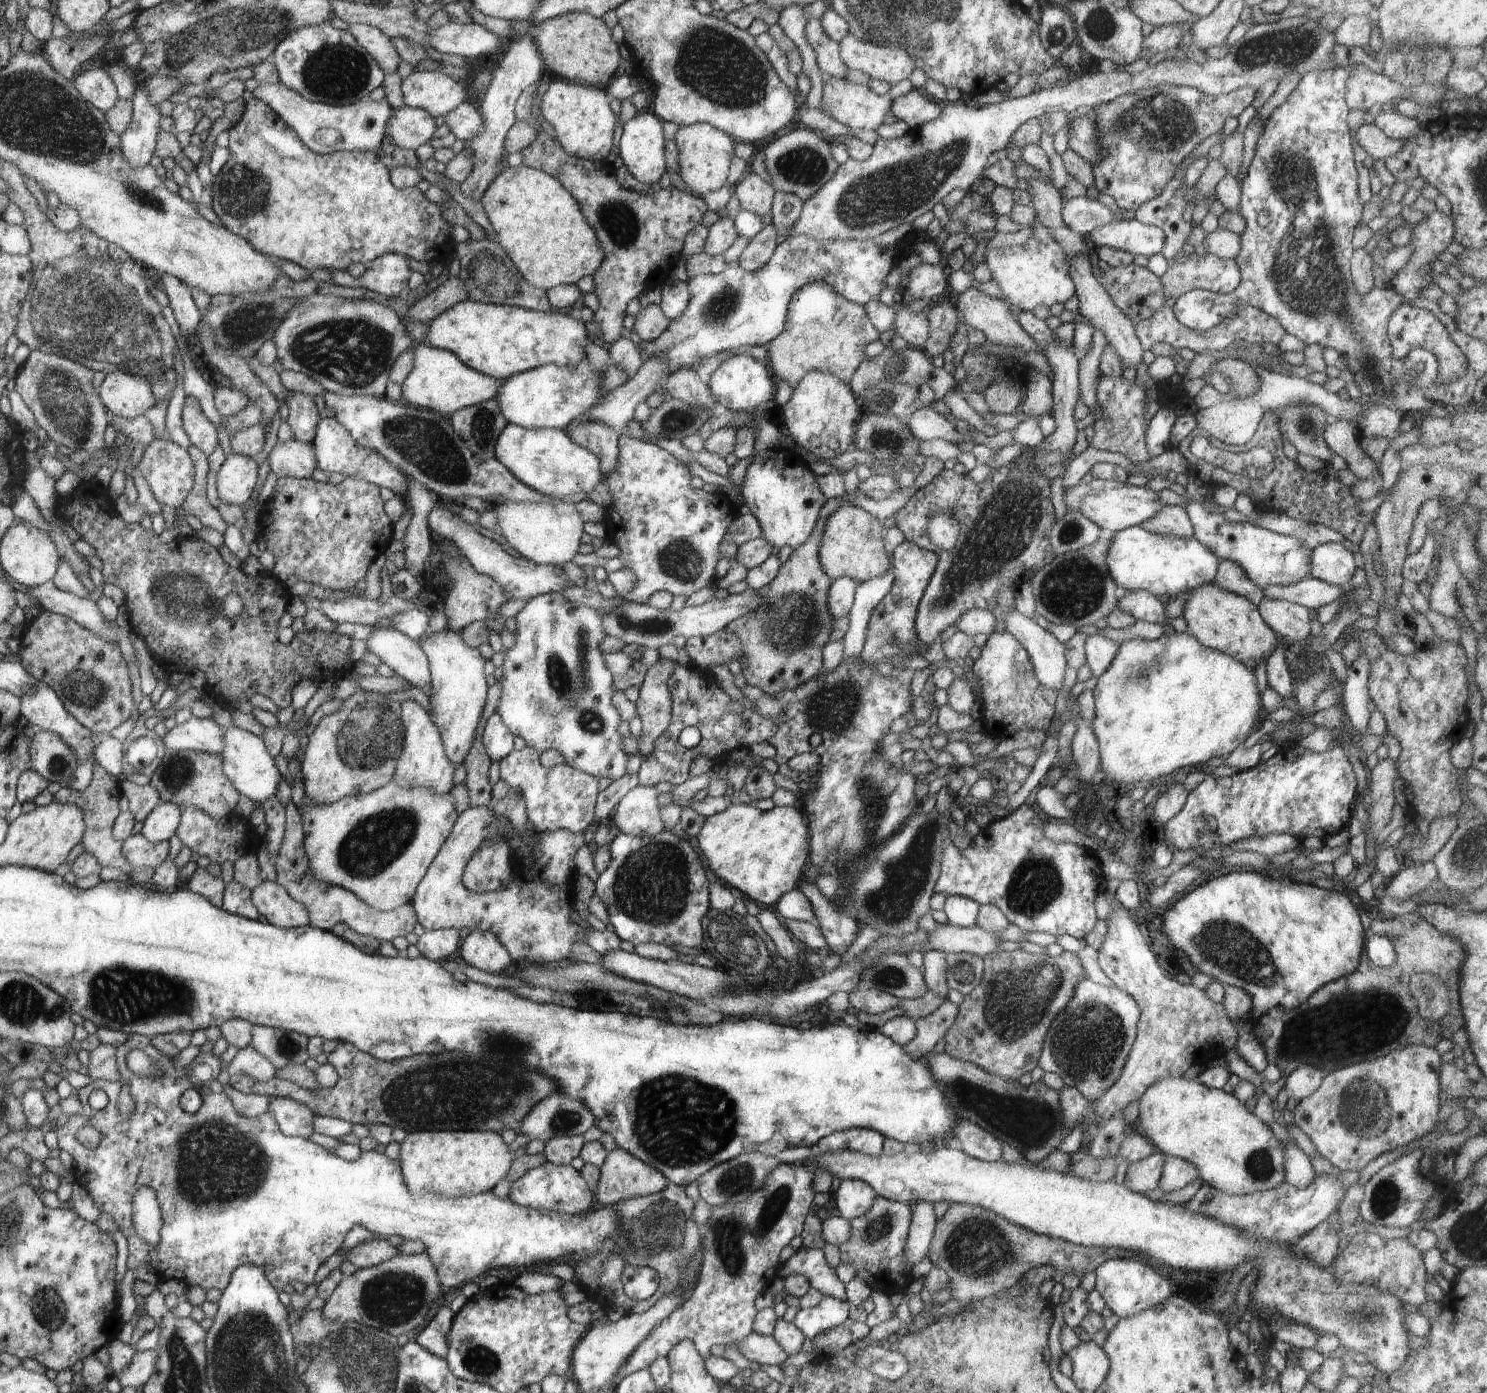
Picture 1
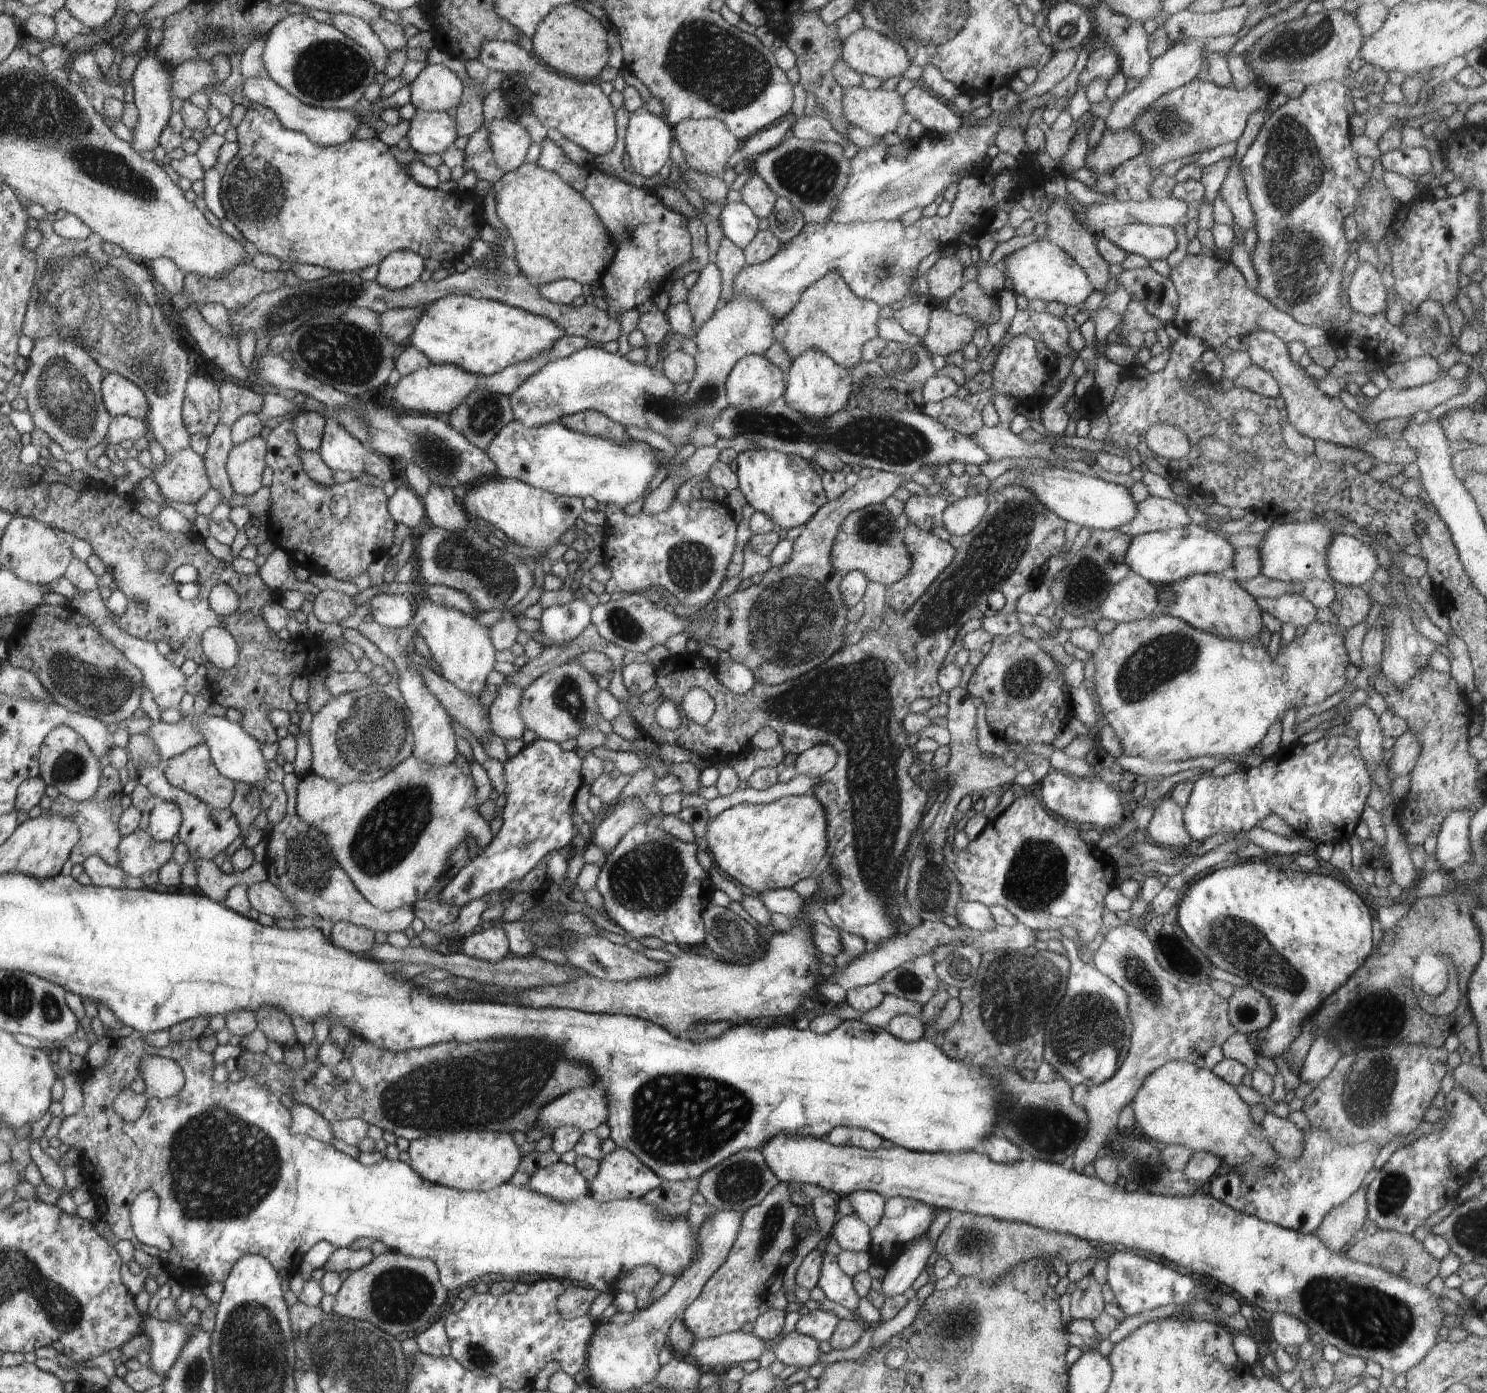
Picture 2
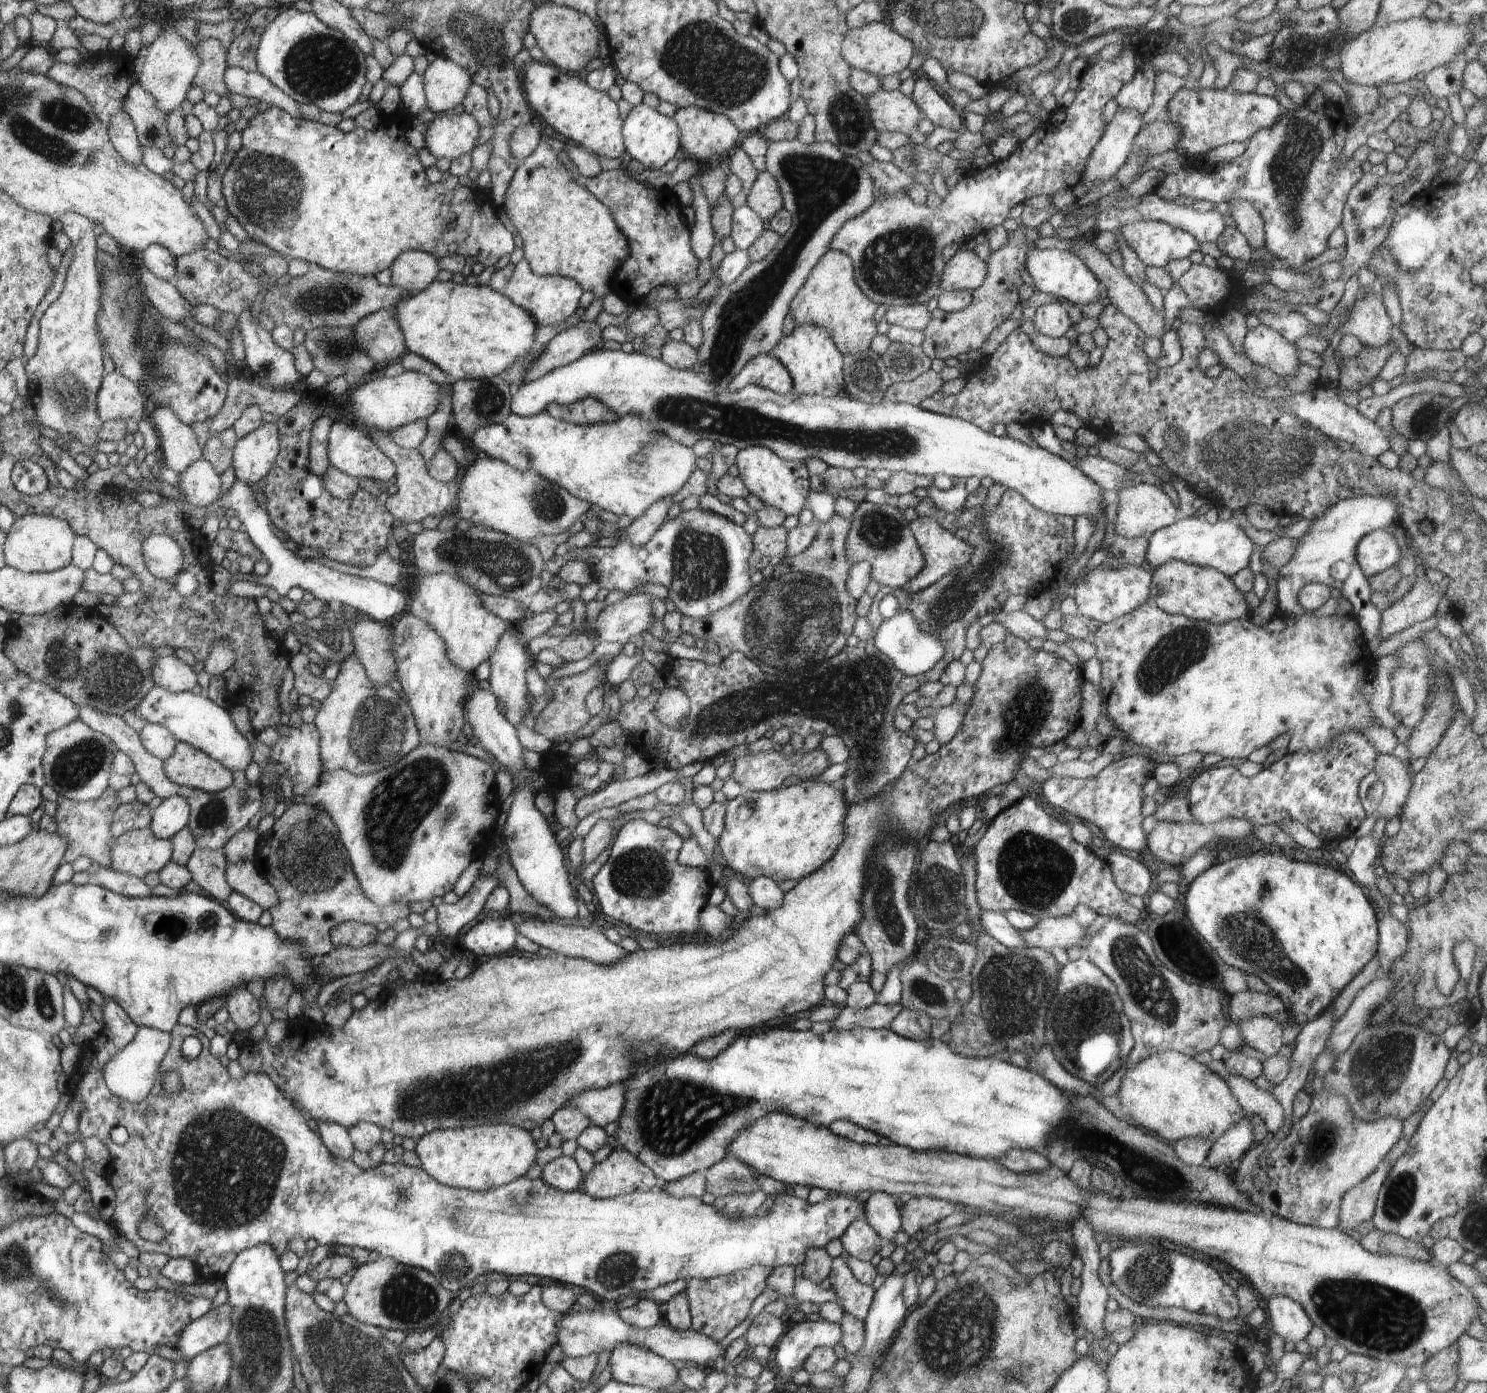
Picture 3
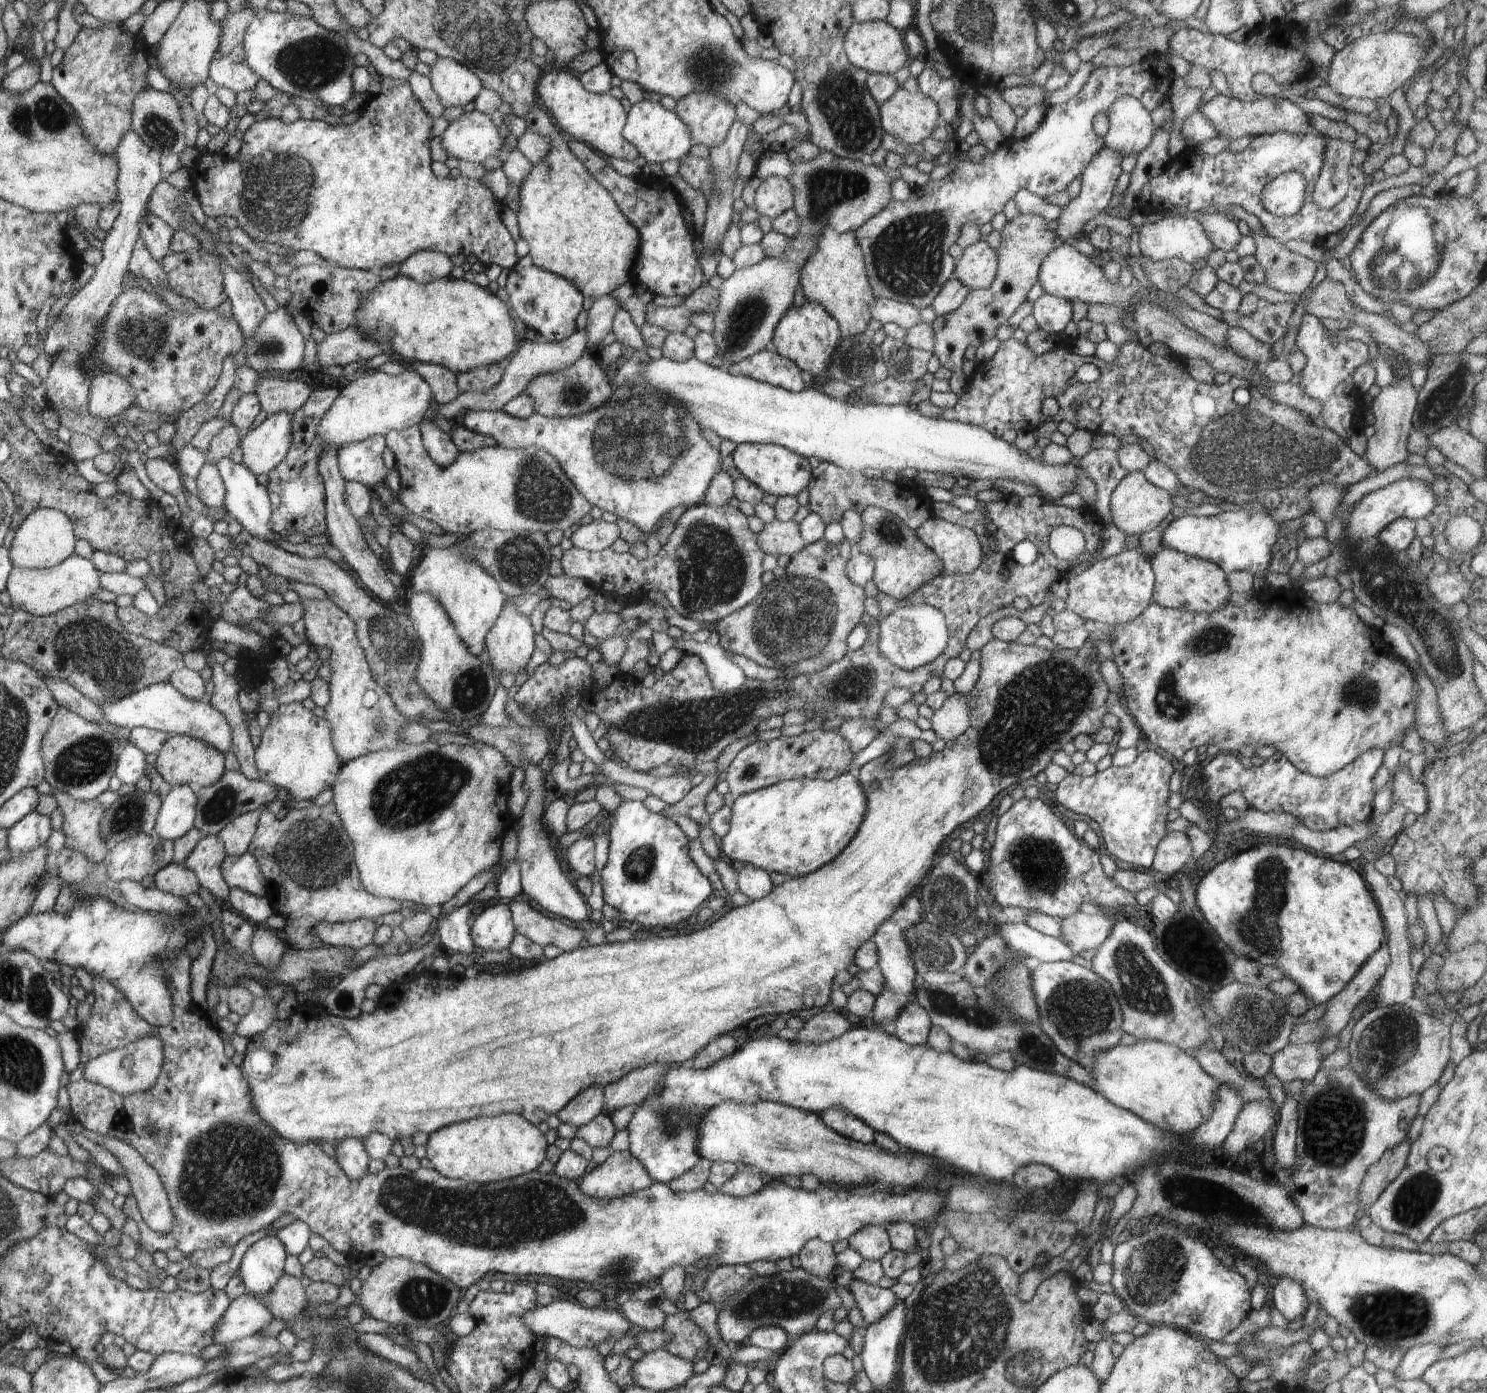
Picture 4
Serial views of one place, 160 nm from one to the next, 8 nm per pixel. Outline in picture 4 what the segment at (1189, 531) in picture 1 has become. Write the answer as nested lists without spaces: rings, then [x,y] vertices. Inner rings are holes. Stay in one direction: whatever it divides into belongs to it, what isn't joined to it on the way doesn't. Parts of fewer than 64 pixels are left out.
[[[1140,471],[1128,473],[1111,494],[1110,508],[1113,523],[1126,535],[1140,536],[1161,526],[1162,520],[1175,505],[1168,491],[1154,486]]]

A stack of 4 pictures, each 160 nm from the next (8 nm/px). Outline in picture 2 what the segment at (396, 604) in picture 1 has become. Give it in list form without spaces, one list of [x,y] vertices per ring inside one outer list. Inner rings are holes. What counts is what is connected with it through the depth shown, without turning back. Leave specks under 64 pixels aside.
[[[323,590],[312,602],[312,615],[322,623],[339,623],[356,612],[357,603],[357,597],[342,591]]]

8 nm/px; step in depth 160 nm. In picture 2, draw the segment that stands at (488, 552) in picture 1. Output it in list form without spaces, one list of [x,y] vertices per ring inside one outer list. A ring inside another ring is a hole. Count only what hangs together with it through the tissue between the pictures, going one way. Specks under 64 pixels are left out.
[[[432,485],[430,492],[425,496],[425,512],[434,526],[447,531],[466,531],[468,527],[467,512],[464,512],[458,502],[454,500],[454,494],[450,487]]]

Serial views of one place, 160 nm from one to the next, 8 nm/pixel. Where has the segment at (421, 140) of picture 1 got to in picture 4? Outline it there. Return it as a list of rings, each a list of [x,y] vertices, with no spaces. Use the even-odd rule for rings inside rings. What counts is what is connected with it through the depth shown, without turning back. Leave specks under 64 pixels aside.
[[[474,110],[449,122],[441,136],[441,145],[448,156],[460,161],[483,163],[486,158],[498,157],[500,153],[504,139],[498,130],[489,115]]]

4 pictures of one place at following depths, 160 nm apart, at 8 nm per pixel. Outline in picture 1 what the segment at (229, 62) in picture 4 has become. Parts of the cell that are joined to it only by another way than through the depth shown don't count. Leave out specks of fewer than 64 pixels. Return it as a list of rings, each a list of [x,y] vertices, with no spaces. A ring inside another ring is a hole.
[[[279,81],[273,84],[258,83],[252,94],[276,111],[284,122],[293,128],[294,133],[300,136],[302,142],[317,154],[358,150],[379,154],[384,142],[386,124],[393,113],[392,104],[386,98],[380,101],[364,98],[352,105],[328,105],[308,101]]]

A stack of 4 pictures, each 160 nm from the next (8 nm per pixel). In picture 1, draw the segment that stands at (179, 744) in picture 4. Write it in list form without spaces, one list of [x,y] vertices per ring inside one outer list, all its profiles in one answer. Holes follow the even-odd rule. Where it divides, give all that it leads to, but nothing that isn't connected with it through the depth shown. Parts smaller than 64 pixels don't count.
[[[191,750],[166,753],[161,768],[150,778],[163,803],[172,802],[180,808],[194,806],[213,818],[230,816],[240,800],[240,792],[225,775],[224,760],[218,754]]]

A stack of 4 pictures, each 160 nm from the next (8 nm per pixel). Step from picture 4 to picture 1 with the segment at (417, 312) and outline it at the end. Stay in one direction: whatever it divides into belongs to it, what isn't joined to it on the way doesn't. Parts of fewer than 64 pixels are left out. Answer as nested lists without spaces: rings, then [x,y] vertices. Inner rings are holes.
[[[470,299],[450,306],[446,313],[434,318],[423,342],[440,350],[448,350],[473,370],[501,380],[546,364],[578,366],[585,360],[591,344],[588,328],[584,328],[584,324],[571,315]]]

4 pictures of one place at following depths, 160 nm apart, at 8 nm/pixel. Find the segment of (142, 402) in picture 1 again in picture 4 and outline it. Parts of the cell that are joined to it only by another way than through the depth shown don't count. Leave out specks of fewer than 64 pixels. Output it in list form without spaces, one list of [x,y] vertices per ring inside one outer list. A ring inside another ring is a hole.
[[[116,372],[95,374],[88,412],[98,418],[109,419],[122,414],[130,404],[135,404],[136,398],[137,393],[129,379]]]

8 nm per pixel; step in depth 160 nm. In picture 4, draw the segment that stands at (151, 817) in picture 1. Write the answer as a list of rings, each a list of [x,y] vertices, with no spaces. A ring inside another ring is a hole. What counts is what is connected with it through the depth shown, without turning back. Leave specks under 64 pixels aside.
[[[178,785],[165,798],[154,825],[154,835],[160,839],[175,841],[194,827],[197,796],[195,787]]]

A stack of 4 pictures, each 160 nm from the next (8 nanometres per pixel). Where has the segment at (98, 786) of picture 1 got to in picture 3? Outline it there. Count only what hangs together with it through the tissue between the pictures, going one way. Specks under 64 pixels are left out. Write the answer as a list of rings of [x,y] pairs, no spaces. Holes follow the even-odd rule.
[[[111,787],[102,793],[100,798],[91,801],[73,801],[66,797],[59,796],[56,812],[53,814],[57,831],[69,839],[69,850],[65,854],[65,862],[71,864],[78,857],[88,857],[102,866],[111,866],[111,846],[115,843],[115,836],[111,833],[111,824],[114,820],[114,813],[121,805],[118,800],[118,791]]]

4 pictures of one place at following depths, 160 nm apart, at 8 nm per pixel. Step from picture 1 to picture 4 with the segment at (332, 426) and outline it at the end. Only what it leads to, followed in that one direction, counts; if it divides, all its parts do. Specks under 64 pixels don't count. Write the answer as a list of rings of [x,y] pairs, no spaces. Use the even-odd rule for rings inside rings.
[[[374,435],[364,440],[346,443],[337,450],[337,459],[341,475],[346,481],[356,481],[371,489],[378,482],[382,482],[388,474],[384,466],[382,452],[384,435]]]

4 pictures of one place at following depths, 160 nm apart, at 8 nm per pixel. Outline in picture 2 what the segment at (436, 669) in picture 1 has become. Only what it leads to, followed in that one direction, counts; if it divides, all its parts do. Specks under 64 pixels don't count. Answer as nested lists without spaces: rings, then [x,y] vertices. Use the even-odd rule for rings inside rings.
[[[430,601],[426,603],[416,608],[418,611],[414,613],[412,626],[426,640],[434,662],[440,666],[441,675],[465,695],[479,698],[488,685],[486,678],[496,662],[494,655],[497,650],[490,638],[492,631],[458,609],[438,606]]]

